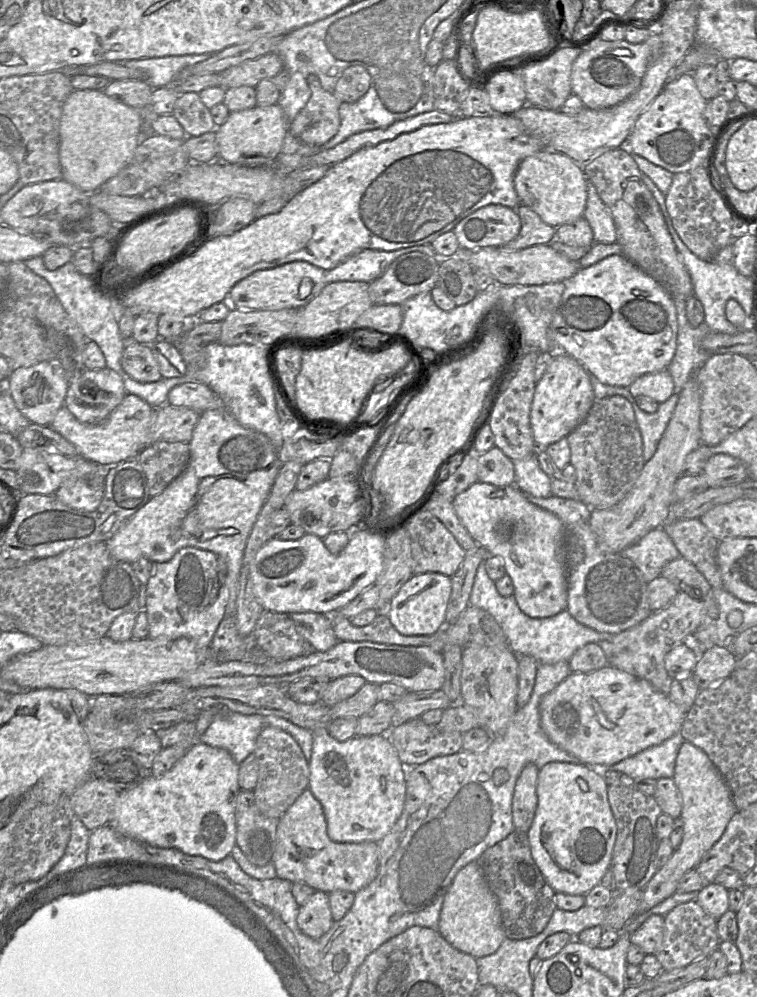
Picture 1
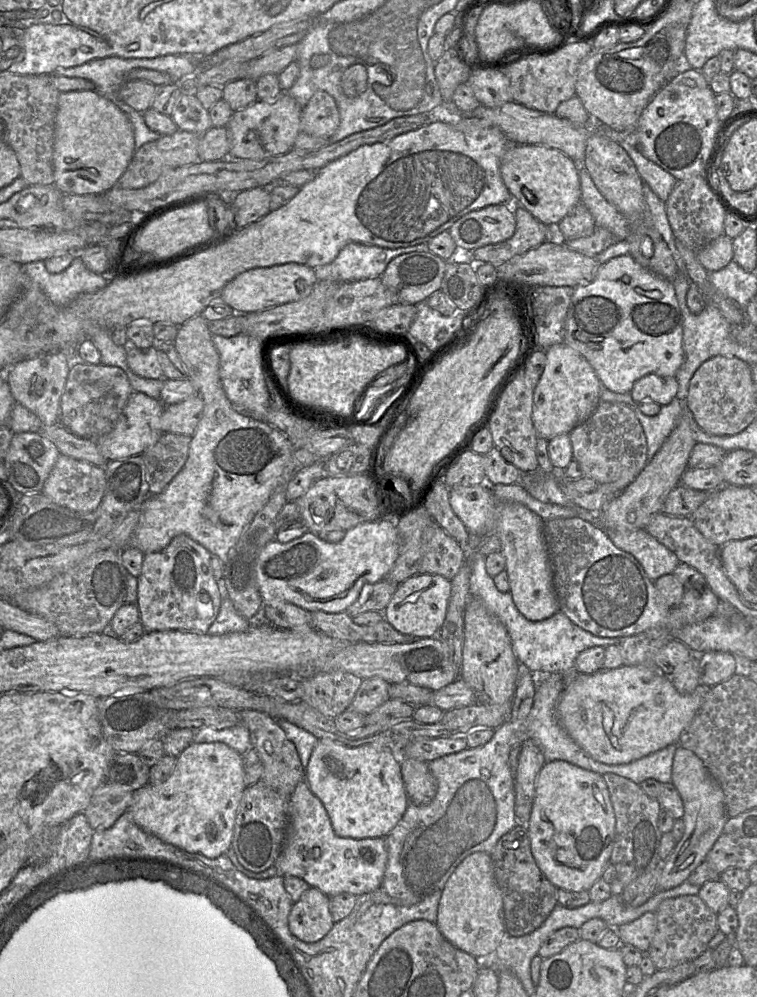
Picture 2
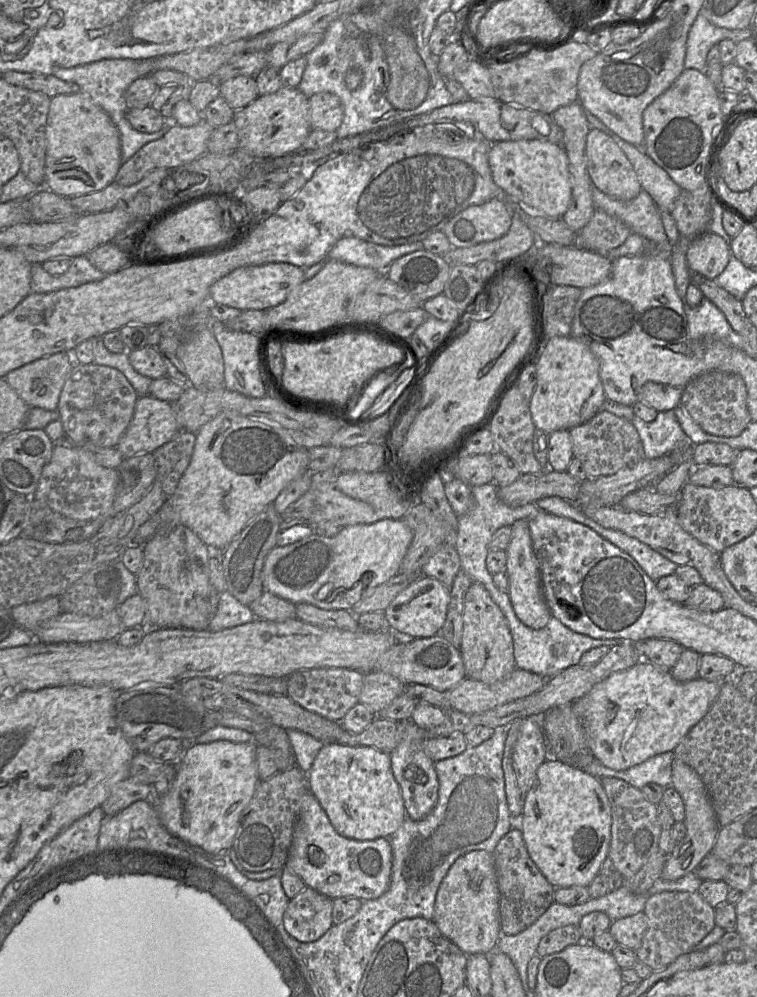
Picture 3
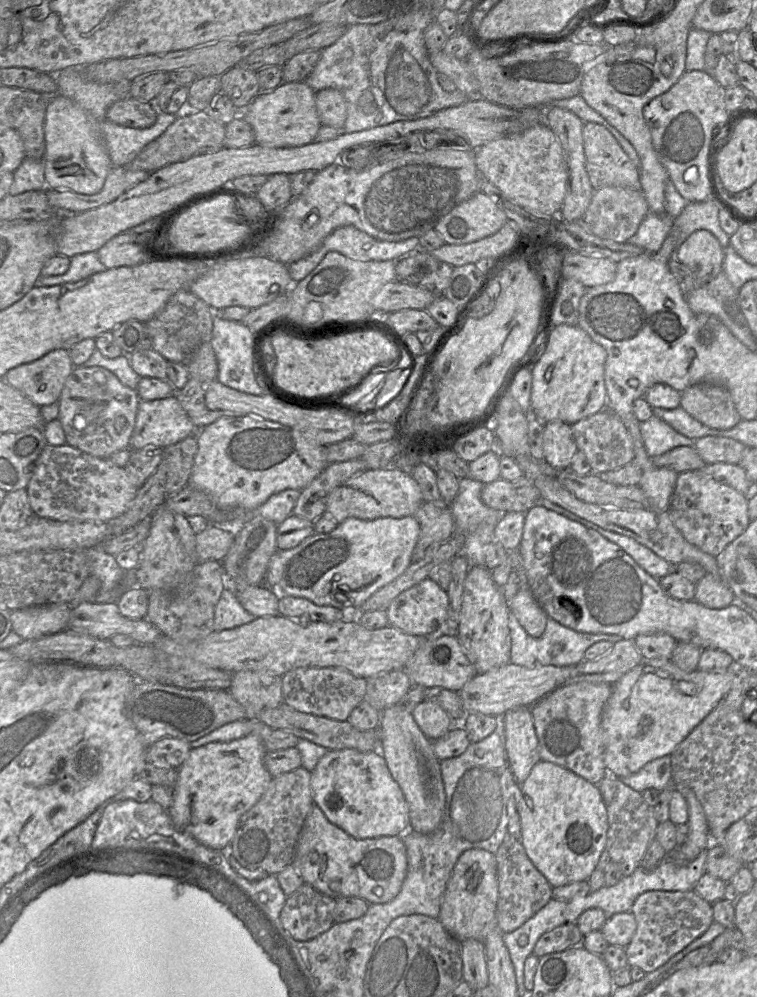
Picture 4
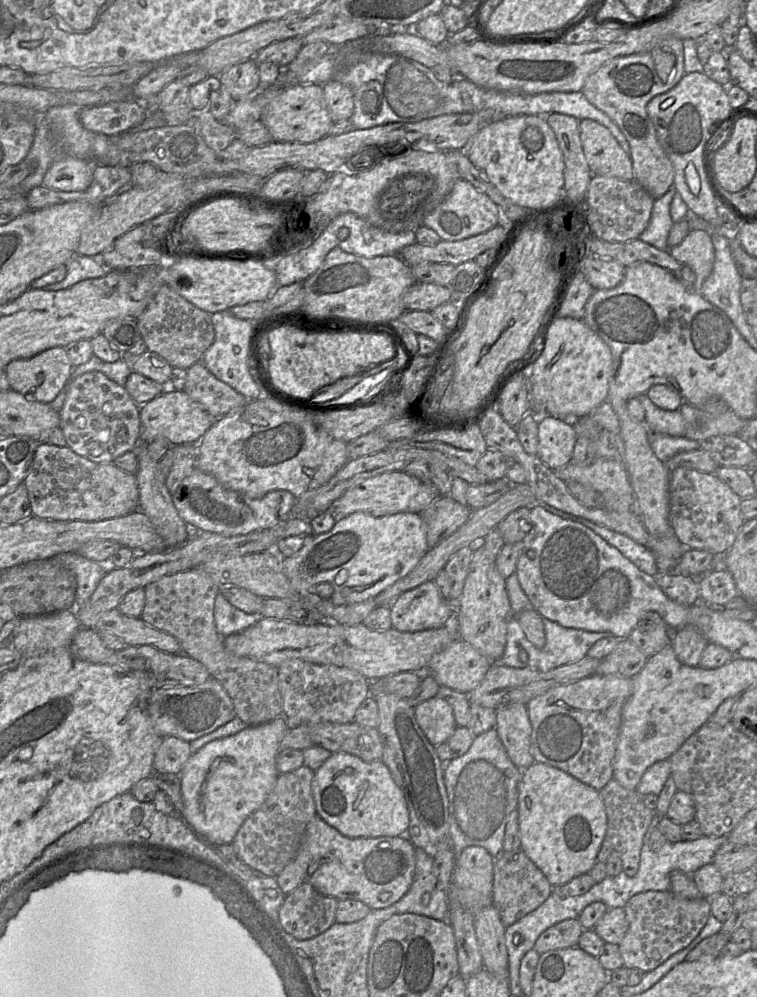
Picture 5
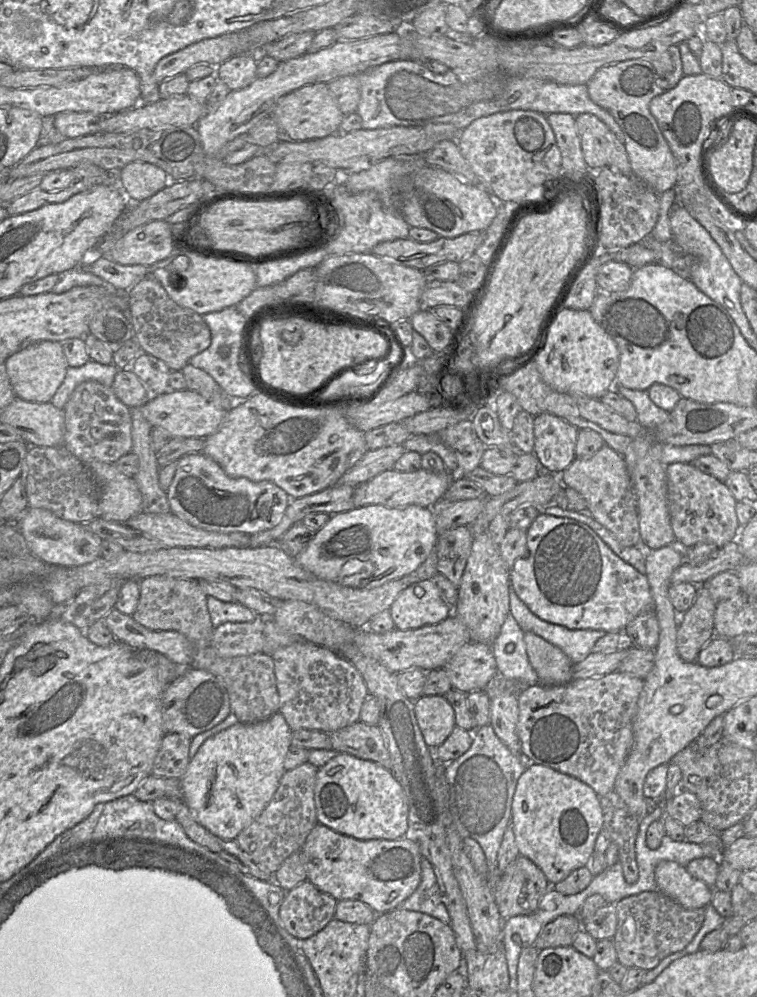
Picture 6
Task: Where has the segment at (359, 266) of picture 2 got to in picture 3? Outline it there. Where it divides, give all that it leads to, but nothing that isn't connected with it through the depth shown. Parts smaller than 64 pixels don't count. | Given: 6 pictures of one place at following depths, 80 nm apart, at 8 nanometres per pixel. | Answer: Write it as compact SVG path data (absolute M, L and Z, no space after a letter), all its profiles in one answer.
M345 236L330 248L321 261L304 269L304 275L306 280L313 278L330 260L385 272L396 259L423 249L421 241L398 246L385 246L353 236Z

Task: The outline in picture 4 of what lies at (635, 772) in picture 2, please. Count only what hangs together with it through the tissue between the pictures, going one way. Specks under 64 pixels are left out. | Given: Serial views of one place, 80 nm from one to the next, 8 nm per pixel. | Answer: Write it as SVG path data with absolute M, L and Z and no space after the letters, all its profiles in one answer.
M666 755L654 759L644 765L638 772L618 778L640 793L649 788L661 791L670 783L672 784L671 757Z

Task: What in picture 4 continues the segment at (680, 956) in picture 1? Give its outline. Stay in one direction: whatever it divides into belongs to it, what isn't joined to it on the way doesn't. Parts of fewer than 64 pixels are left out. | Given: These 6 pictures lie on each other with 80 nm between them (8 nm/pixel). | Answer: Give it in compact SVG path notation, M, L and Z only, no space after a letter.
M646 891L635 900L633 913L637 928L626 946L628 967L637 966L645 973L664 965L675 954L700 937L714 921L712 904L692 891Z

